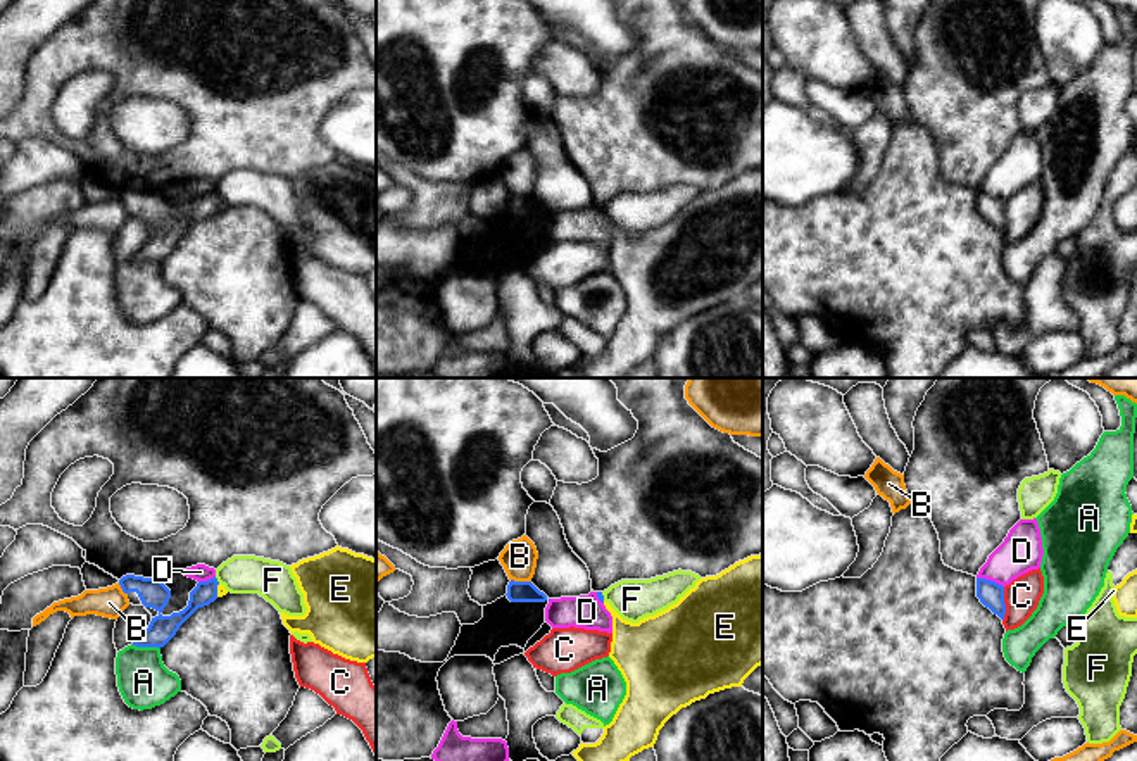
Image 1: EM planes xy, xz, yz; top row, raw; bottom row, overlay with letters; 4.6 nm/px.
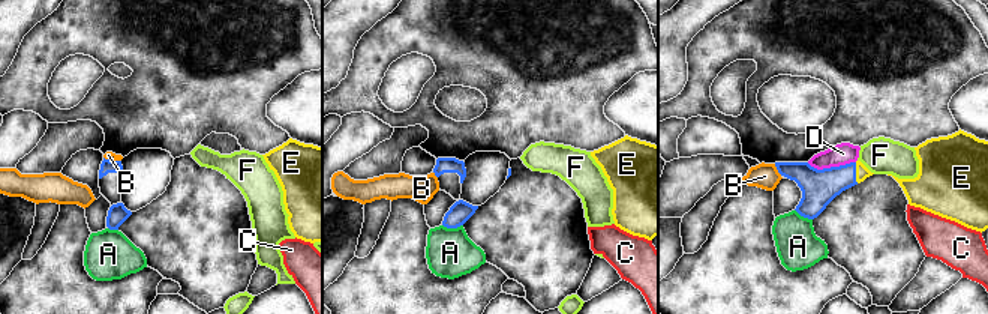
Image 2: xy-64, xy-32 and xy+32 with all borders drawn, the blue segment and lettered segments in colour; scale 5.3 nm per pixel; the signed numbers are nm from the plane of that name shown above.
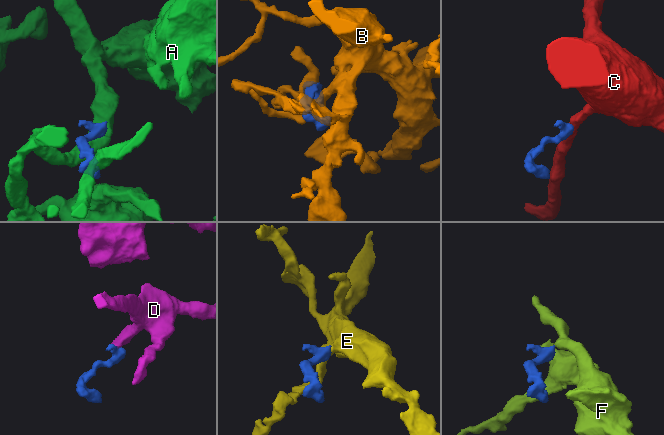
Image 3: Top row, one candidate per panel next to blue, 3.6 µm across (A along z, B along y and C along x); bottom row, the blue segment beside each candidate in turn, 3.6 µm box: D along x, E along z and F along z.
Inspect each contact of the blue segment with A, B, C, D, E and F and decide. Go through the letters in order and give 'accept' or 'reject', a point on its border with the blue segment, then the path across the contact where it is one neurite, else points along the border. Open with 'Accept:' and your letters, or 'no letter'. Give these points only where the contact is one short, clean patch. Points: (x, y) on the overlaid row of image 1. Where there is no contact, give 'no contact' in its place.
Accept: E
A: reject; contact xy (145, 646)
B: reject; contact xz (521, 582)
C: reject; contact yz (1005, 604); border yz (1005, 587), (1003, 620)
D: reject; contact yz (989, 580); border yz (977, 577), (994, 580), (1003, 587)
E: accept; contact xy (216, 591)
F: reject; contact xy (216, 580); border xy (214, 577), (219, 582)

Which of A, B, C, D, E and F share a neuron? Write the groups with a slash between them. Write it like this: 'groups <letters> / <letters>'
groups A / B / C / D / E / F

